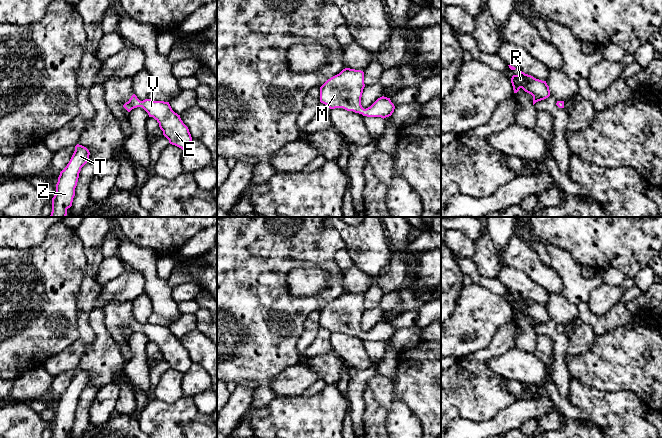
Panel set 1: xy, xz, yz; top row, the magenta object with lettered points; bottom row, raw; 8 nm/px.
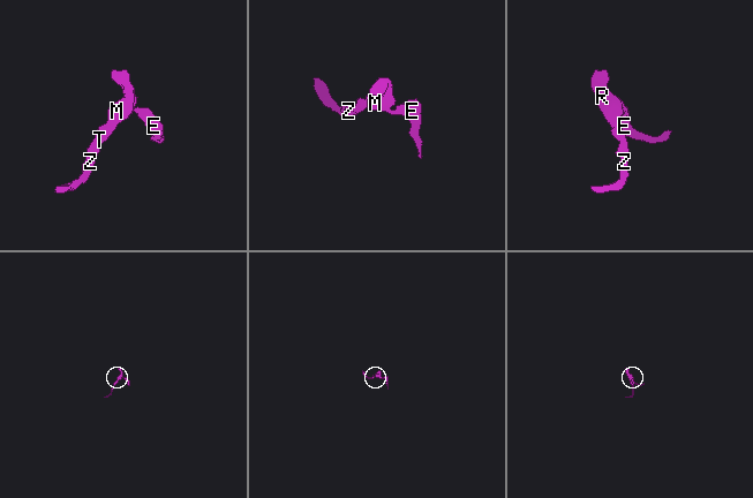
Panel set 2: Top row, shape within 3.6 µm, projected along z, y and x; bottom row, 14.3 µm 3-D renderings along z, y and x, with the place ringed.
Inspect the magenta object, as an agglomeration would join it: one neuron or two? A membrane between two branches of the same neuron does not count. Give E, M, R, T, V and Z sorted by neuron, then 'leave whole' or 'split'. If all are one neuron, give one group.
E M R T V Z | leave whole

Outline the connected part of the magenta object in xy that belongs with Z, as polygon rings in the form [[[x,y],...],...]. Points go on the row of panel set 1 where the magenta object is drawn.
[[[77,144],[75,151],[67,164],[60,172],[56,184],[56,193],[52,198],[52,212],[49,217],[66,217],[67,209],[72,206],[75,196],[79,173],[81,168],[88,162],[89,150]]]

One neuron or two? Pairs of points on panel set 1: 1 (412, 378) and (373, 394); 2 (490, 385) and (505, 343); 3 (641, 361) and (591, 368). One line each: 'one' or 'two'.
1: one
2: one
3: one

